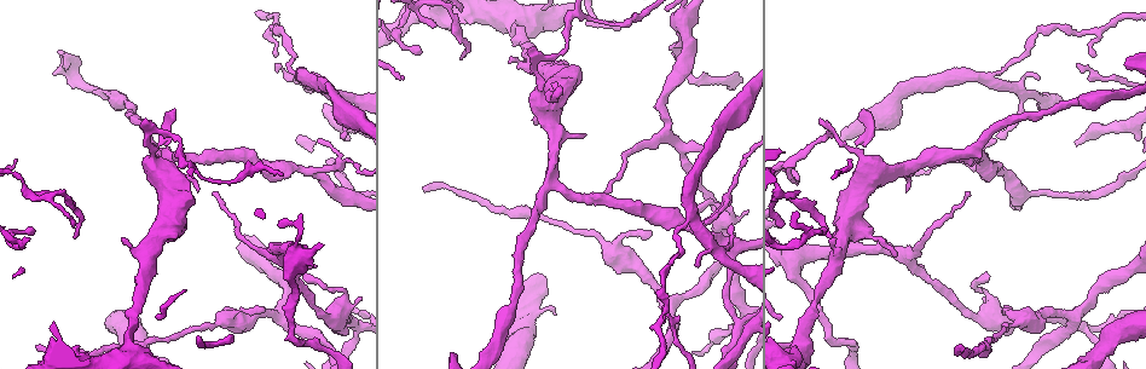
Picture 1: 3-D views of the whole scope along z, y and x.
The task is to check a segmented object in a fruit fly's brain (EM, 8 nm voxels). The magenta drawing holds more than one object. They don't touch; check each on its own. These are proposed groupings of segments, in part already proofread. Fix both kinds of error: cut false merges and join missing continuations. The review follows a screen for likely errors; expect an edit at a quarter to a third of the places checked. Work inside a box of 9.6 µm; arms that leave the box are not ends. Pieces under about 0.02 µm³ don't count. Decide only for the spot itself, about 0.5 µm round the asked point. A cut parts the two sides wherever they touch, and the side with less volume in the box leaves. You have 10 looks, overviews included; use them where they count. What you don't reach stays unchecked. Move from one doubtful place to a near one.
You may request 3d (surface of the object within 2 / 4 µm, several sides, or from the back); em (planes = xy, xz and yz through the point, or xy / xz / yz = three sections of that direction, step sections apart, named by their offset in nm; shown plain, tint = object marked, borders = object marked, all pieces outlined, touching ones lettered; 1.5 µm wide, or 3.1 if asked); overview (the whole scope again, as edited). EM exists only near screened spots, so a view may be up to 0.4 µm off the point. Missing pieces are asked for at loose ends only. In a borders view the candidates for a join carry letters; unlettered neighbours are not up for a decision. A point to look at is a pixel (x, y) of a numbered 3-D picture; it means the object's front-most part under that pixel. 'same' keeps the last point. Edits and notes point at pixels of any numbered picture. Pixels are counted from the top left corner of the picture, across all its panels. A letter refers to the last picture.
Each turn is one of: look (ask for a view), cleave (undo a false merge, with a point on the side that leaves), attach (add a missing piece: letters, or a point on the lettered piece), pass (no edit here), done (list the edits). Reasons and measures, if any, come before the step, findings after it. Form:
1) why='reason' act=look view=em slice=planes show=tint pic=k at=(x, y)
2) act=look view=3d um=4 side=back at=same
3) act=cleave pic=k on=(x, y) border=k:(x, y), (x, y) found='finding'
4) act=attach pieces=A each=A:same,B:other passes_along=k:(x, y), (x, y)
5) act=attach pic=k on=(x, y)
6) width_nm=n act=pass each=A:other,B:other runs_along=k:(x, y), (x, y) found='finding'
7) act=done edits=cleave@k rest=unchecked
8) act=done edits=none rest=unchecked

why='free end' act=look view=3d um=2 pic=1 at=(920, 264)

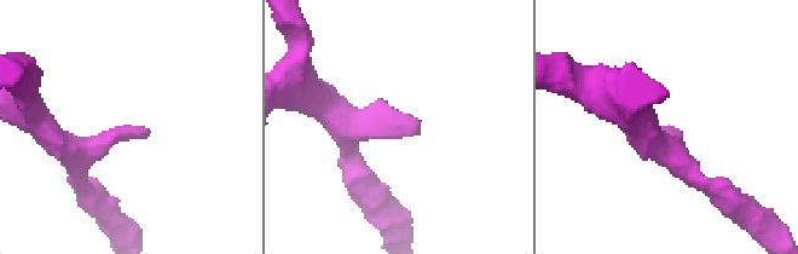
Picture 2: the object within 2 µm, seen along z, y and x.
why='shape alone is not enough' act=look view=em slice=xz step=4 show=borders pic=2 at=(148, 130)

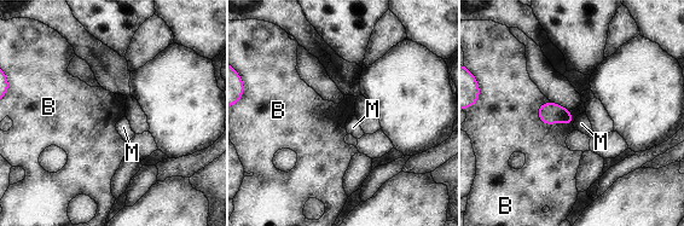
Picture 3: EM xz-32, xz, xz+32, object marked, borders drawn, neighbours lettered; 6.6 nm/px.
act=look view=em slice=planes show=borders at=same

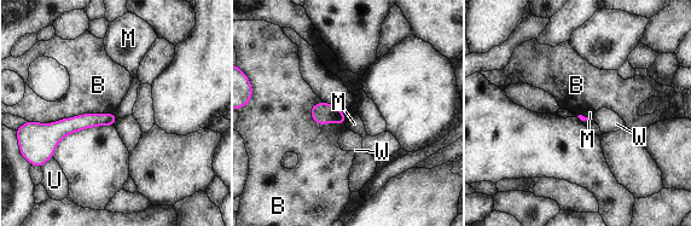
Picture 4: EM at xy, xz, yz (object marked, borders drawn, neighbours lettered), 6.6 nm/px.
act=pass each=B:other,M:other,U:other,W:other found='no lettered piece goes on from it'

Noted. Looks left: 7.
why='free end' act=look view=3d um=4 side=back pic=1 at=(835, 240)

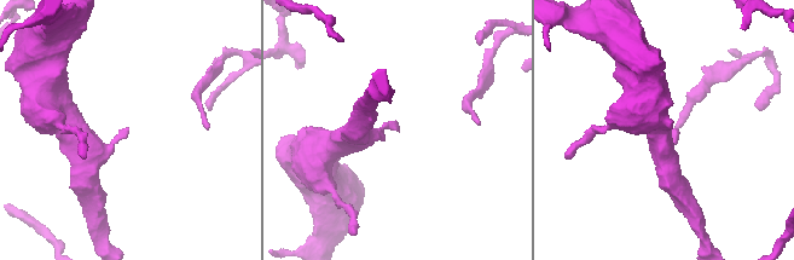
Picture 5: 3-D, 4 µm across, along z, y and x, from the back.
act=look view=em slice=planes show=borders pic=5 at=(399, 129)

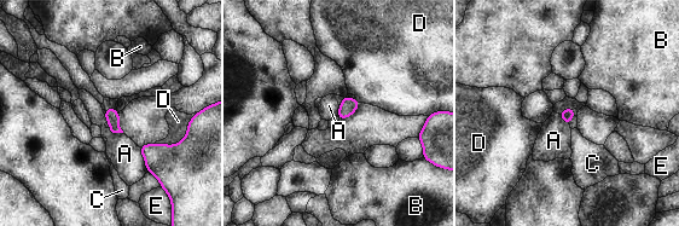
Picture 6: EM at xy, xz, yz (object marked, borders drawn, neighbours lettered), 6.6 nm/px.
act=pass each=A:other,B:other,C:other,D:other,E:other border=6:(139, 148), (148, 172) found='no lettered piece goes on from it'

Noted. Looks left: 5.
why='thin end' act=look view=em slice=planes show=borders pic=1 at=(435, 27)

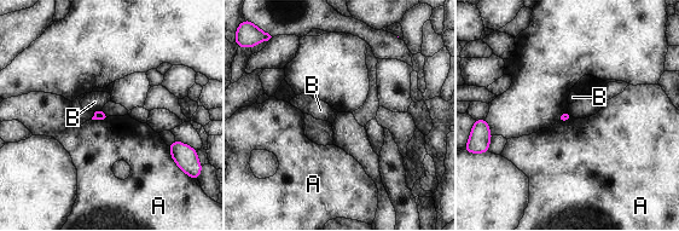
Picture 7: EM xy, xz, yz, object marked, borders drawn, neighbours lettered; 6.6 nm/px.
act=pass each=A:other,B:other border=7:(168, 146), (168, 152), (176, 163) found='no lettered piece goes on from it'

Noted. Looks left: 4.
why='thin end' act=look view=em slice=xy step=8 show=tint pic=1 at=(426, 191)

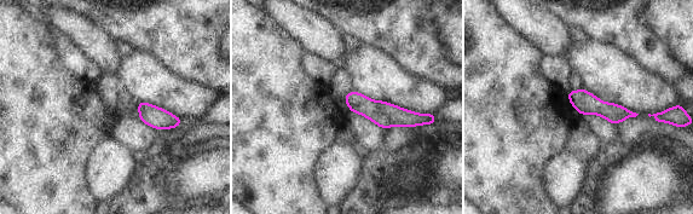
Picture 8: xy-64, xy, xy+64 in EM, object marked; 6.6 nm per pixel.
act=look view=em slice=planes show=borders at=same

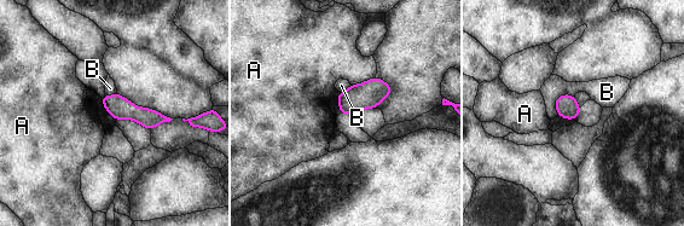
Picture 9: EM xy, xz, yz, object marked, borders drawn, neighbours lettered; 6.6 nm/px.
longest_contact=A:180nm act=pass each=A:other,B:other runs_along=9:(104, 99), (149, 119), (163, 119) found='no lettered piece goes on from it'

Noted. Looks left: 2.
act=done edits=none rest=unchecked

